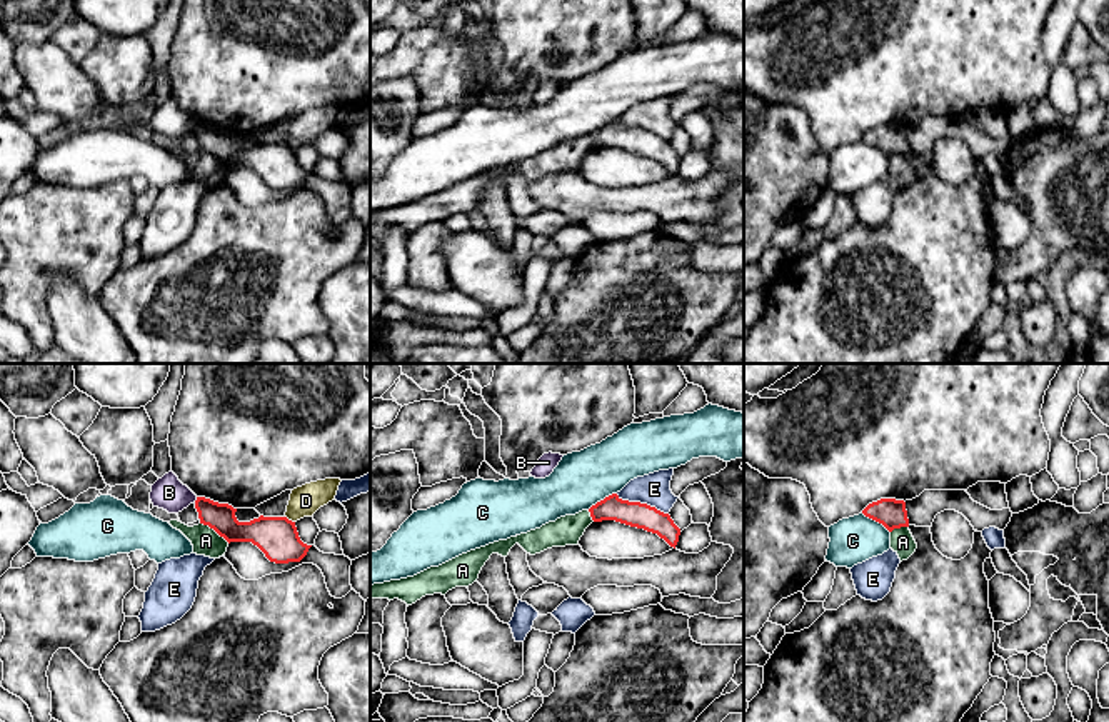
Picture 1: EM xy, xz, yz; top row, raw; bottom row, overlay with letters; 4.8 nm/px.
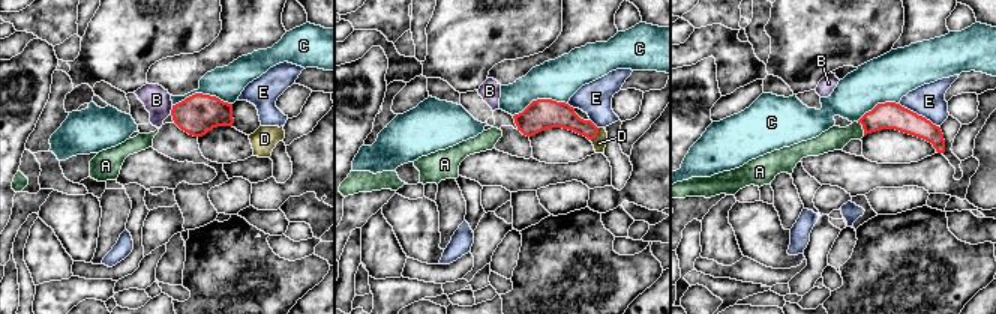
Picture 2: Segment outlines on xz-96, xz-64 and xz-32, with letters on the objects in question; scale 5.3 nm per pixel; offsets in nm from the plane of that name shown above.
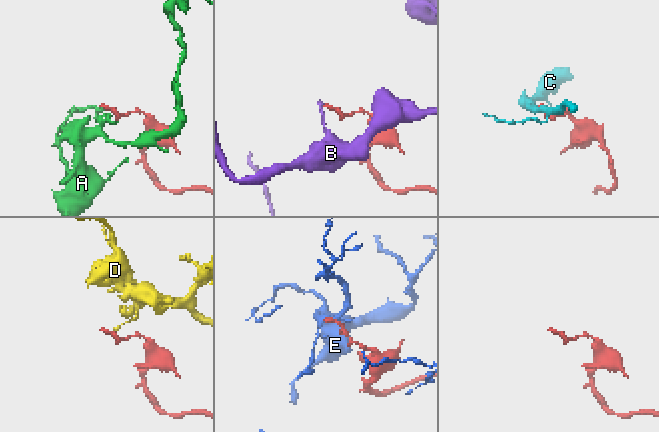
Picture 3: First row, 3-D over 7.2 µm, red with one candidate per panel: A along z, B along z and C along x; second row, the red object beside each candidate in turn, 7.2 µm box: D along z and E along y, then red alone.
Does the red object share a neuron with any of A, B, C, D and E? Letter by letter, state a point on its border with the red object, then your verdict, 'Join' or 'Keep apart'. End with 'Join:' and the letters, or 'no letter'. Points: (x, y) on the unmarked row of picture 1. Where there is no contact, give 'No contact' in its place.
A: Touches red at xy (215, 157). Keep apart
B: Touches red at xy (197, 125). Keep apart
C: Touches red at xz (601, 127). Keep apart
D: Touches red at xy (291, 147). Keep apart
E: Touches red at xz (642, 130). Keep apart
Join: no letter

